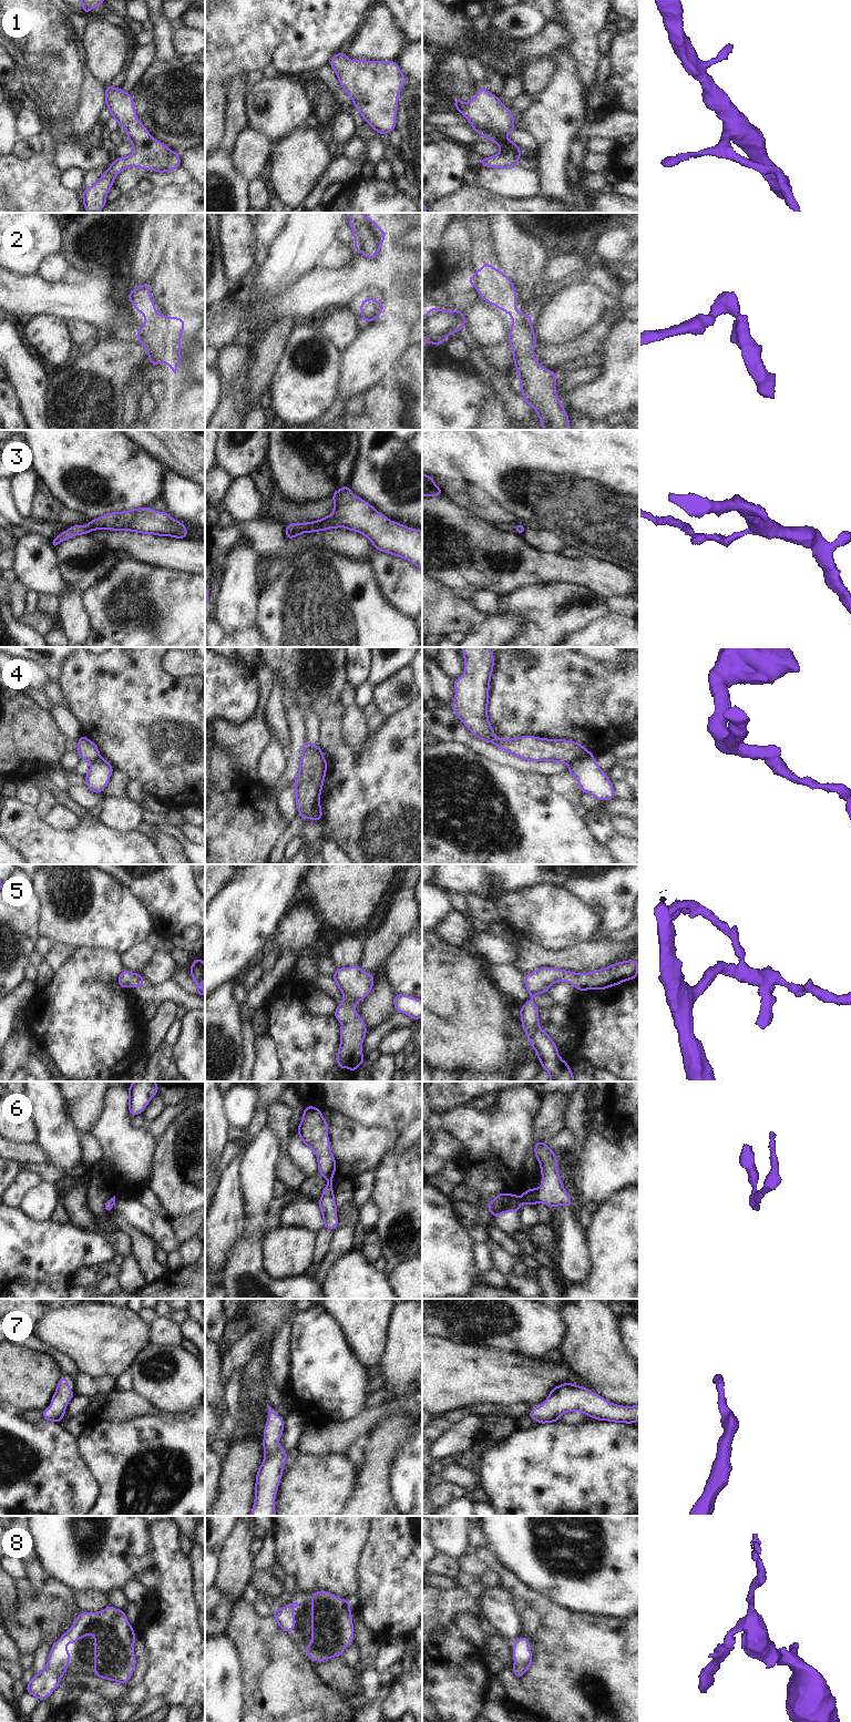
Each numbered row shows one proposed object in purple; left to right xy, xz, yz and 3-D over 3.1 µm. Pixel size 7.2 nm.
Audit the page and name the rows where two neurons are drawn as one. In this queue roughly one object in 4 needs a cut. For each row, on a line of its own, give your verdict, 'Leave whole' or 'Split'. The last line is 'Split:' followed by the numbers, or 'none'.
1: Leave whole
2: Leave whole
3: Leave whole
4: Split
5: Leave whole
6: Leave whole
7: Leave whole
8: Leave whole
Split: 4

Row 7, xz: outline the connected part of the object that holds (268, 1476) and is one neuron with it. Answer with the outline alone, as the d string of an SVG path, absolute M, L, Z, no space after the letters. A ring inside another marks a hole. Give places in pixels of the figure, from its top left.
M268 1407L268 1419L262 1443L265 1456L256 1474L255 1499L250 1516L276 1516L275 1498L288 1452L278 1444L285 1427L284 1418Z

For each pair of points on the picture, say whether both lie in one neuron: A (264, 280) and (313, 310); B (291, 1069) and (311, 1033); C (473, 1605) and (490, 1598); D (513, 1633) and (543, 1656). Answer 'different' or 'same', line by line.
A: different
B: same
C: different
D: different

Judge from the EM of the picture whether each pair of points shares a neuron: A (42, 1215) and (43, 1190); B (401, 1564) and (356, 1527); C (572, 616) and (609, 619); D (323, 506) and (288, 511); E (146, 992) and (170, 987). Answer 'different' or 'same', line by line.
A: same
B: different
C: different
D: same
E: same

